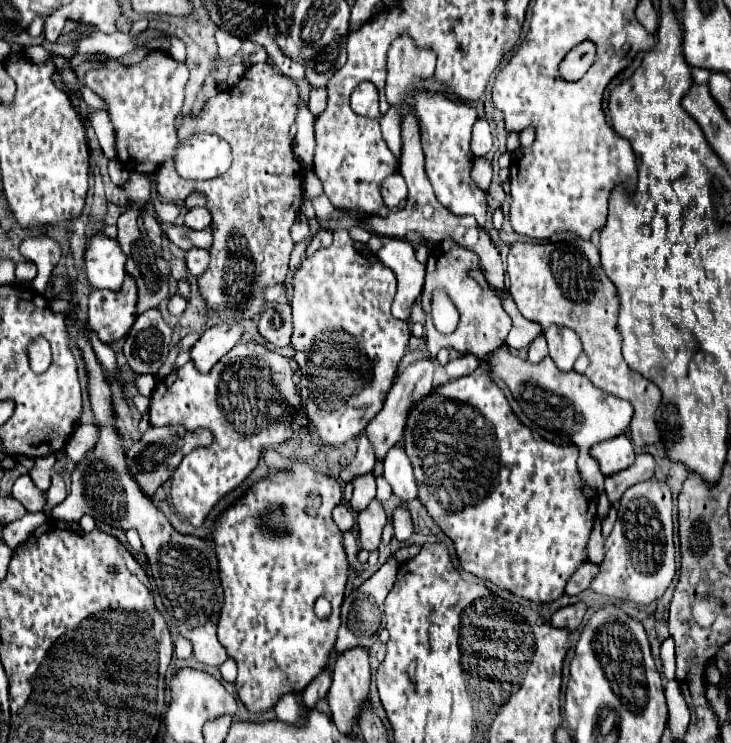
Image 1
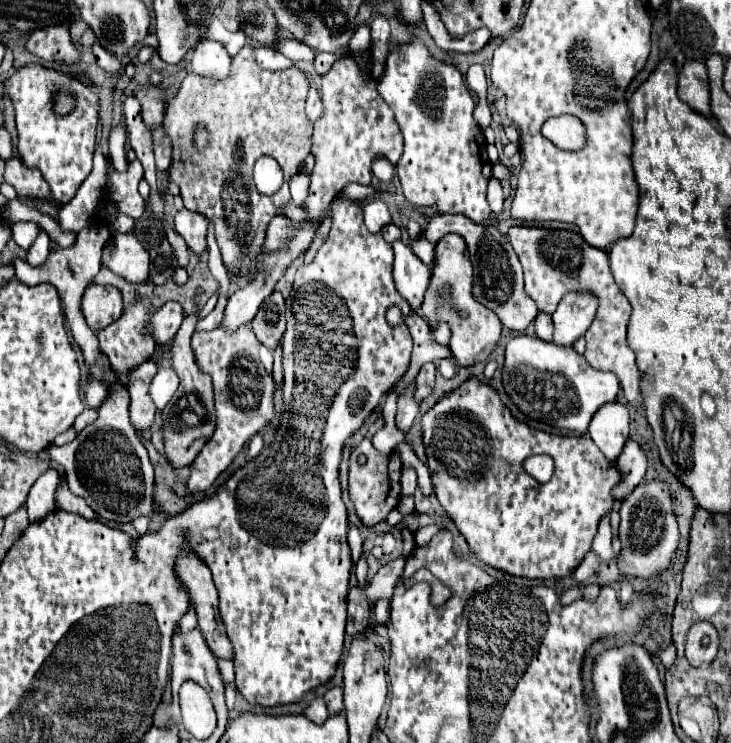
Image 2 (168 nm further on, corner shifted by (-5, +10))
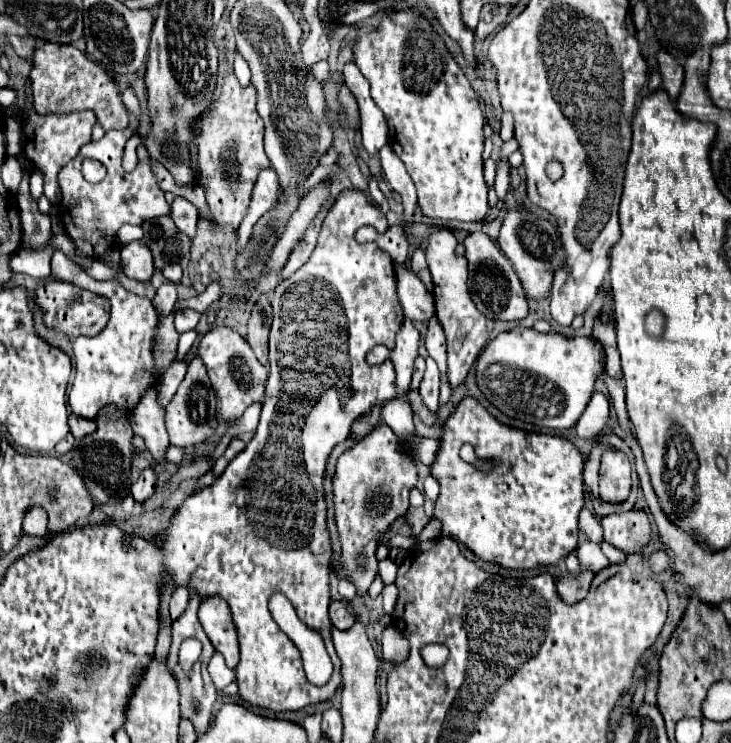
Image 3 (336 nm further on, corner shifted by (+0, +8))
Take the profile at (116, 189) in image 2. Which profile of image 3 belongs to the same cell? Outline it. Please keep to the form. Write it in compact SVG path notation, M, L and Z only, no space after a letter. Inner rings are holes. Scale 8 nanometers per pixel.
M126 127L126 129L120 129L120 131L106 131L100 141L86 143L82 147L80 155L72 163L68 163L68 167L62 167L60 173L58 173L58 183L60 183L60 191L62 191L62 201L60 201L60 207L58 207L58 217L62 219L66 235L74 241L74 247L76 247L74 249L74 263L76 263L78 269L86 269L92 261L100 259L108 249L118 245L118 229L124 223L128 223L128 225L142 225L148 219L156 219L156 217L162 217L162 215L170 213L170 203L166 201L164 191L158 187L158 181L156 181L156 177L152 173L152 167L150 167L148 159L138 159L138 165L136 165L134 171L124 171L124 167L122 167L124 145L126 145L126 141L134 133L136 131L132 127ZM84 157L96 159L96 161L100 161L106 167L106 177L100 183L84 181L82 171L80 171L80 165L82 165Z

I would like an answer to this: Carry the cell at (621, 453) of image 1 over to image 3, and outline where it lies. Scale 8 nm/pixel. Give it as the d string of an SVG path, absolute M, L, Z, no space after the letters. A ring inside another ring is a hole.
M594 391L584 413L576 421L576 433L582 439L598 439L610 421L610 401L604 393Z

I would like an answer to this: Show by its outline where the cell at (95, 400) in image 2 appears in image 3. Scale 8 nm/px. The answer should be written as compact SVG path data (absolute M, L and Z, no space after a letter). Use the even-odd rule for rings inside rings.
M54 251L54 255L52 255L52 275L56 279L76 283L80 289L92 291L92 293L96 293L100 297L106 297L110 301L110 321L108 321L108 325L94 337L76 337L74 339L72 347L74 347L76 373L74 373L74 381L72 381L72 387L70 387L70 393L68 393L68 405L70 405L72 413L80 415L84 419L96 419L106 405L114 405L118 413L130 415L134 411L134 407L138 405L140 397L150 387L156 387L156 383L160 381L158 369L154 365L154 339L156 339L156 327L158 327L158 313L156 313L152 301L126 291L116 279L98 281L98 279L90 277L86 271L72 271L72 261L62 251Z

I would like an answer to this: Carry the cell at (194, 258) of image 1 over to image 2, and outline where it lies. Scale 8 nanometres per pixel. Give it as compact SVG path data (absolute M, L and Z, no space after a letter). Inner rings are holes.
M183 209L175 215L175 231L185 239L191 253L201 255L207 249L207 219L201 217L201 213L193 213L189 209Z

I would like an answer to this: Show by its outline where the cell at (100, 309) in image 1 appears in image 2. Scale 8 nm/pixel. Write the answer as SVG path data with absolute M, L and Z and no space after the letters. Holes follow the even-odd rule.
M89 285L81 301L87 325L93 331L101 331L123 315L123 295L113 285Z

